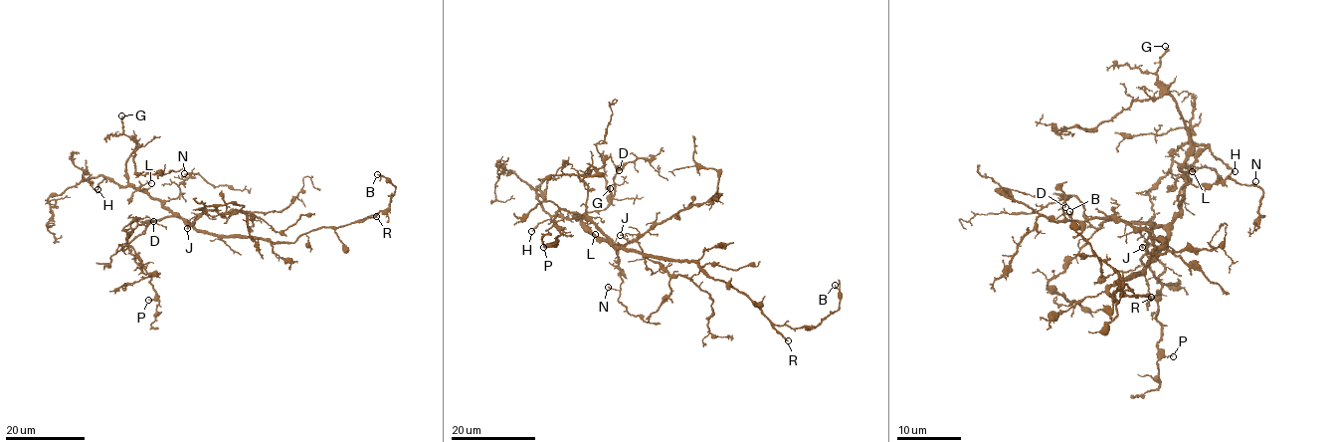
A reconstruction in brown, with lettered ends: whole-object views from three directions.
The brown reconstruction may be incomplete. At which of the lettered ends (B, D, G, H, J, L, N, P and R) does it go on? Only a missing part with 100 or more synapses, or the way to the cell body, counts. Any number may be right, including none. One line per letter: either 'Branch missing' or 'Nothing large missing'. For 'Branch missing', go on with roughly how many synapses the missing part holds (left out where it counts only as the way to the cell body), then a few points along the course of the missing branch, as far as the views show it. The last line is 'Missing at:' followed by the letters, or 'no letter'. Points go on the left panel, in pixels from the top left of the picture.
B: Nothing large missing
D: Nothing large missing
G: Nothing large missing
H: Nothing large missing
J: Nothing large missing
L: Nothing large missing
N: Nothing large missing
P: Nothing large missing
R: Branch missing
Missing at: R

